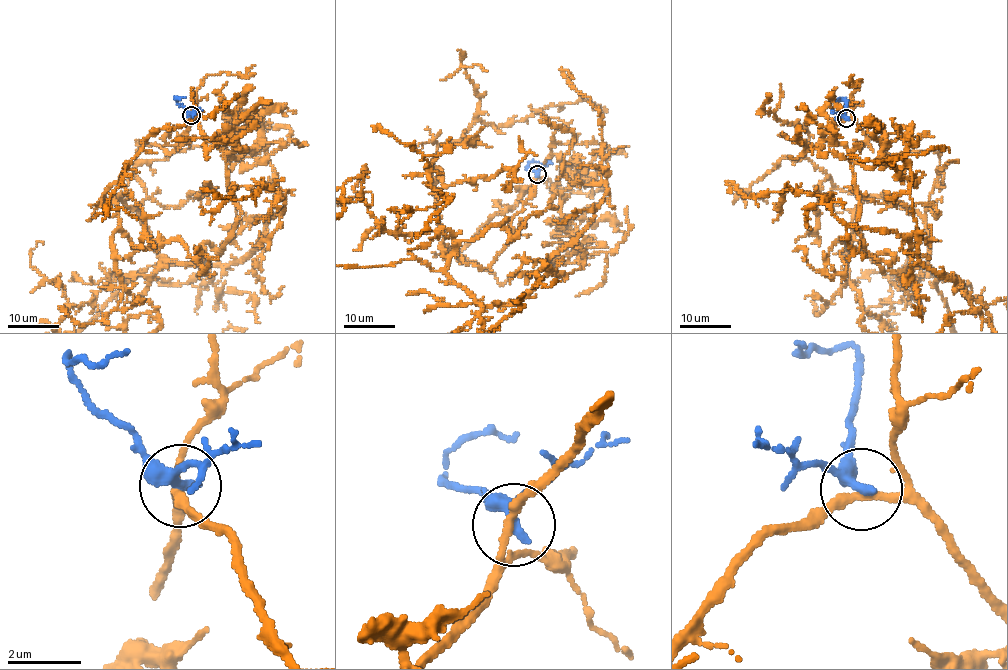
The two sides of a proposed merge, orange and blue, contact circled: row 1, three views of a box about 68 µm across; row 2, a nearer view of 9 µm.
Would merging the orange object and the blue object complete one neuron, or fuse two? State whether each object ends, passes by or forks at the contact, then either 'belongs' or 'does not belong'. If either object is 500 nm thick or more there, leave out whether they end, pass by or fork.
orange passes by | blue passes by | does not belong

